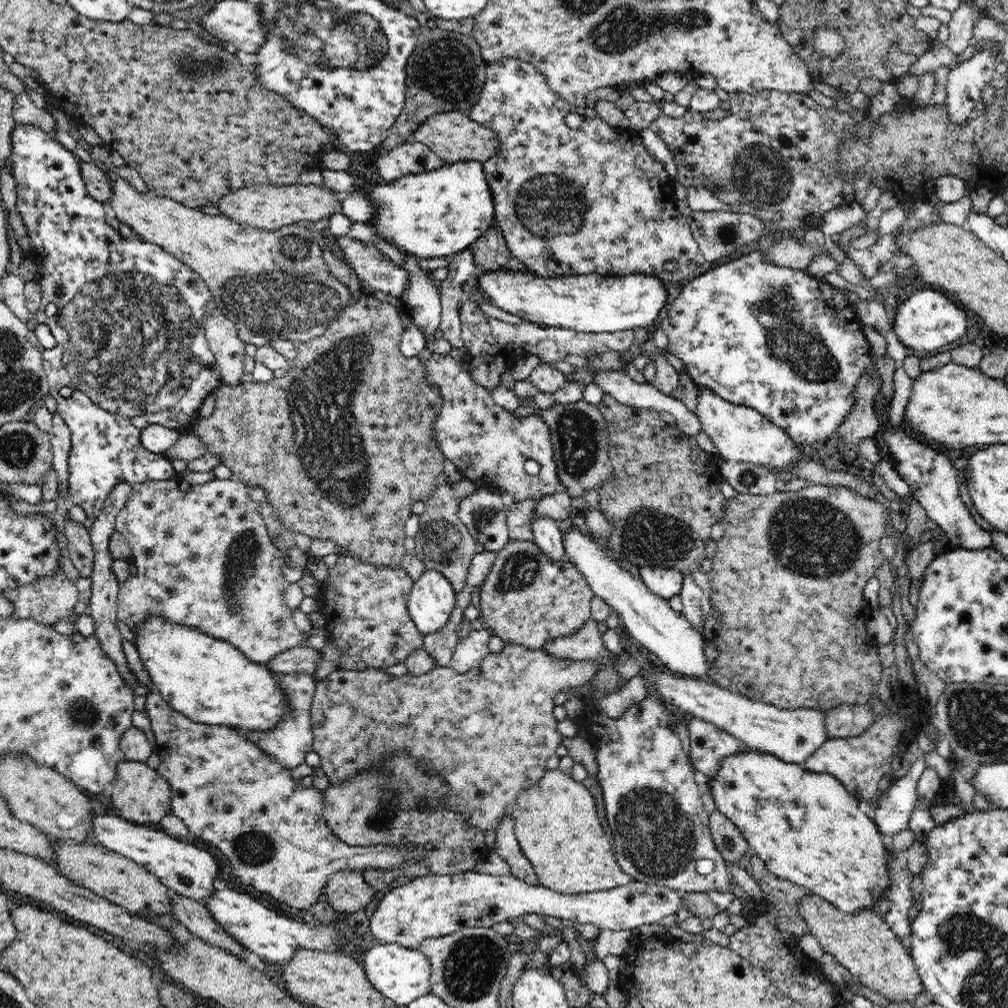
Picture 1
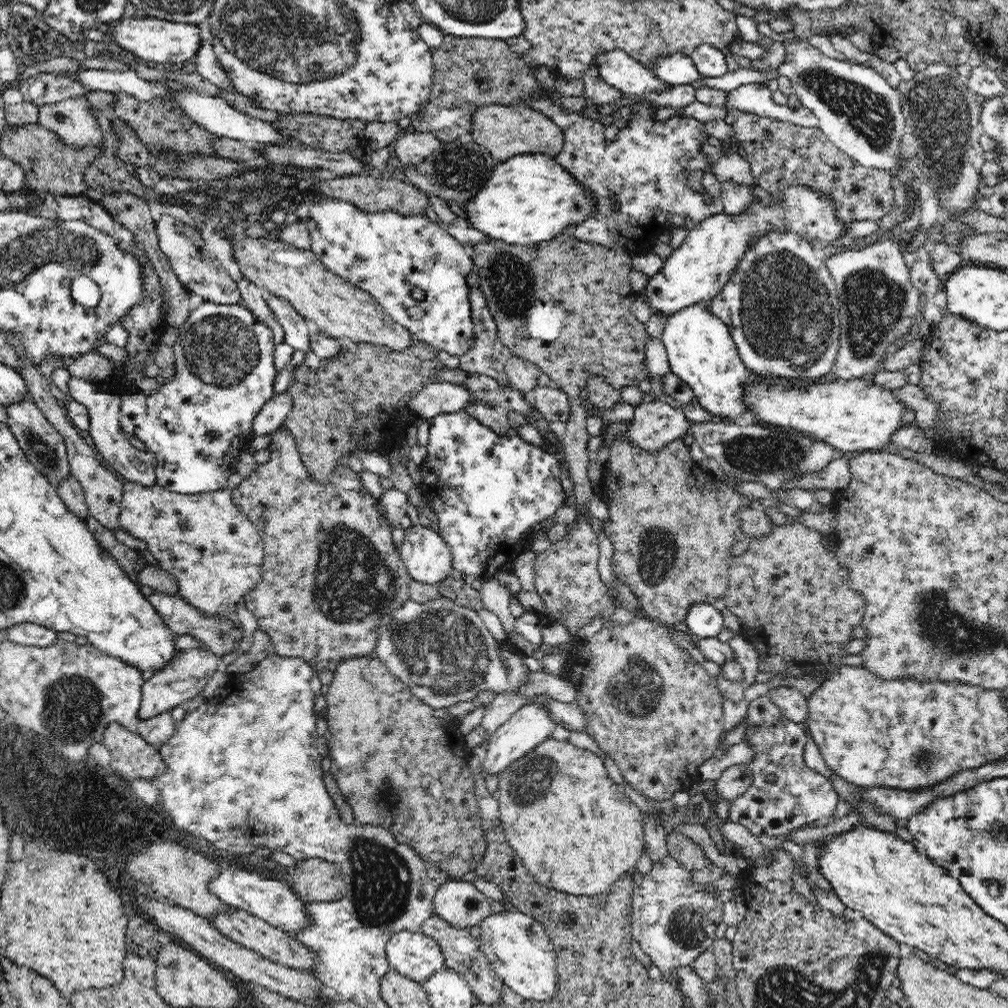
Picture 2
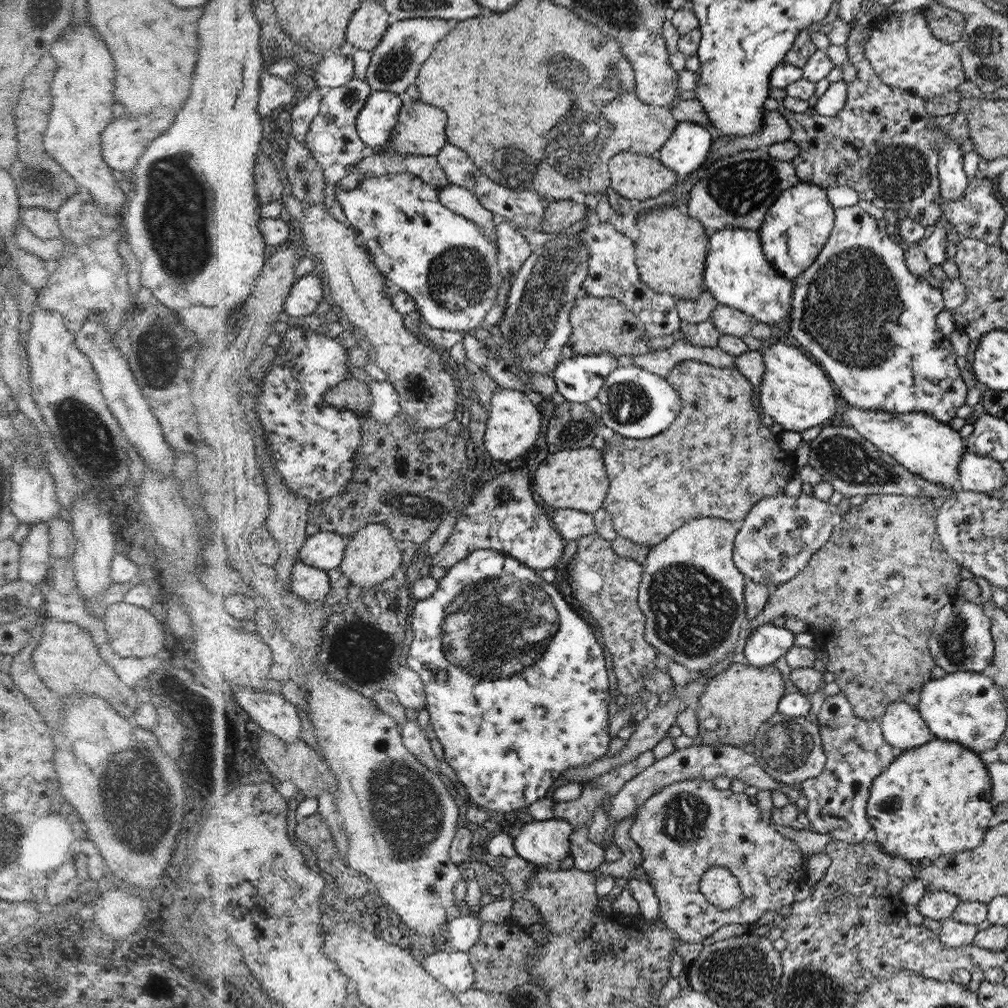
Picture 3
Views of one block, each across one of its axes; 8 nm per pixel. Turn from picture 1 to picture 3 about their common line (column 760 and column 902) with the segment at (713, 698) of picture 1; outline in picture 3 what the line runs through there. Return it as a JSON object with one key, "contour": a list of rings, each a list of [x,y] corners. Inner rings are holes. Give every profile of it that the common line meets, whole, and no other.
{"contour":[[[896,701],[889,704],[884,716],[878,720],[882,722],[882,730],[886,730],[884,737],[892,744],[894,750],[897,752],[918,749],[918,747],[926,745],[926,743],[935,738],[935,736],[932,736],[929,725],[922,718],[920,711],[906,702]]]}

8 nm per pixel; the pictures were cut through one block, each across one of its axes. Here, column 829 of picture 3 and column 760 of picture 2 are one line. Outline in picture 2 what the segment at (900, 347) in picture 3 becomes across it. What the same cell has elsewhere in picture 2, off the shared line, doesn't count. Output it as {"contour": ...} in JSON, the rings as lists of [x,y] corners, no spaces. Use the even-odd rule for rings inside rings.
{"contour":[[[770,230],[758,238],[754,238],[754,242],[750,244],[750,249],[746,250],[743,260],[738,264],[731,280],[726,282],[722,290],[708,303],[710,311],[718,314],[722,321],[726,322],[730,330],[730,335],[736,342],[738,354],[745,362],[746,367],[754,374],[760,375],[776,375],[776,377],[788,379],[815,379],[822,378],[828,374],[835,363],[839,349],[840,338],[840,323],[839,323],[839,298],[837,295],[837,288],[835,282],[831,278],[830,272],[827,270],[826,260],[821,254],[812,246],[812,243],[804,242],[797,236],[790,232],[778,233],[775,230]]]}

